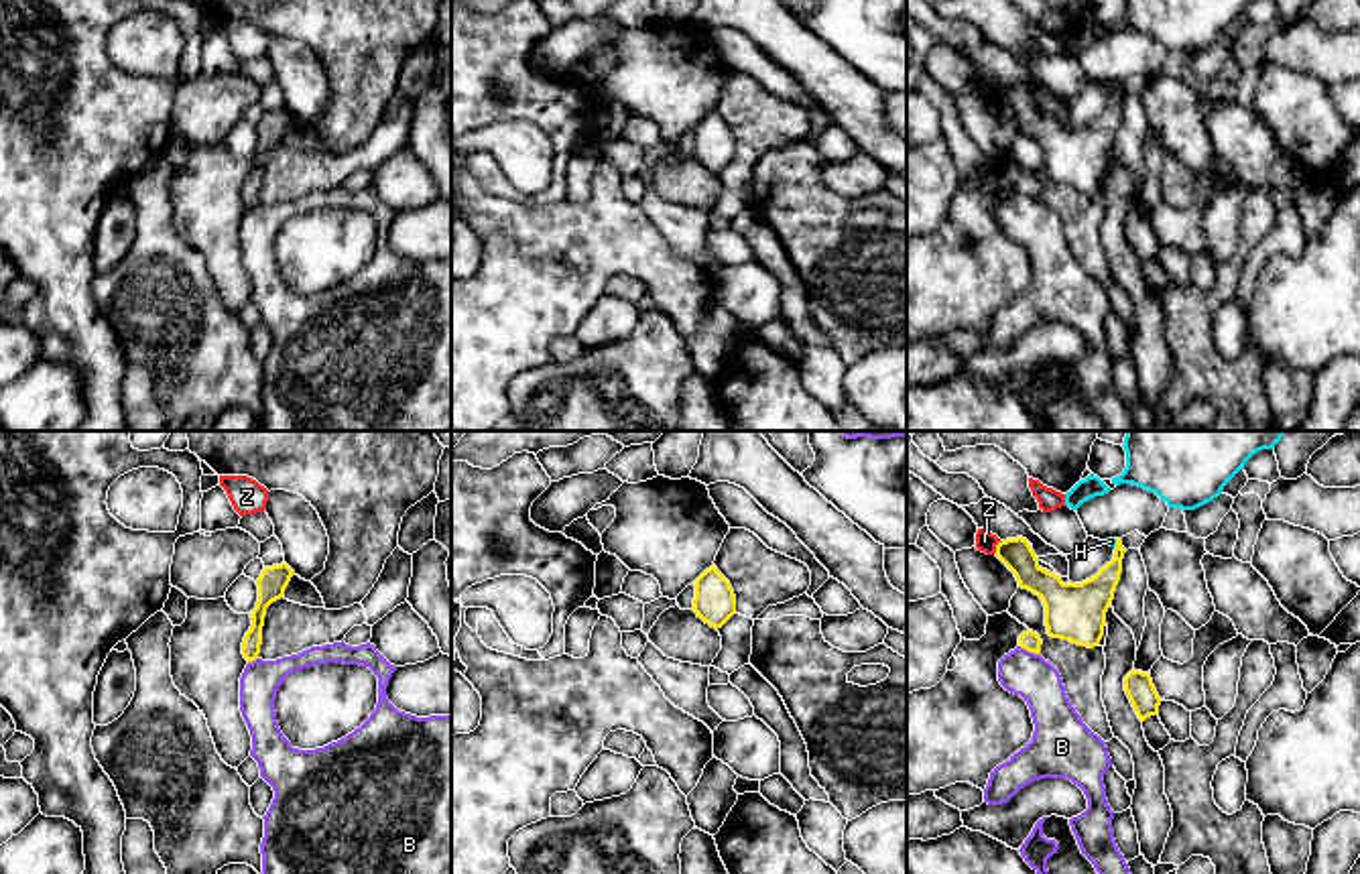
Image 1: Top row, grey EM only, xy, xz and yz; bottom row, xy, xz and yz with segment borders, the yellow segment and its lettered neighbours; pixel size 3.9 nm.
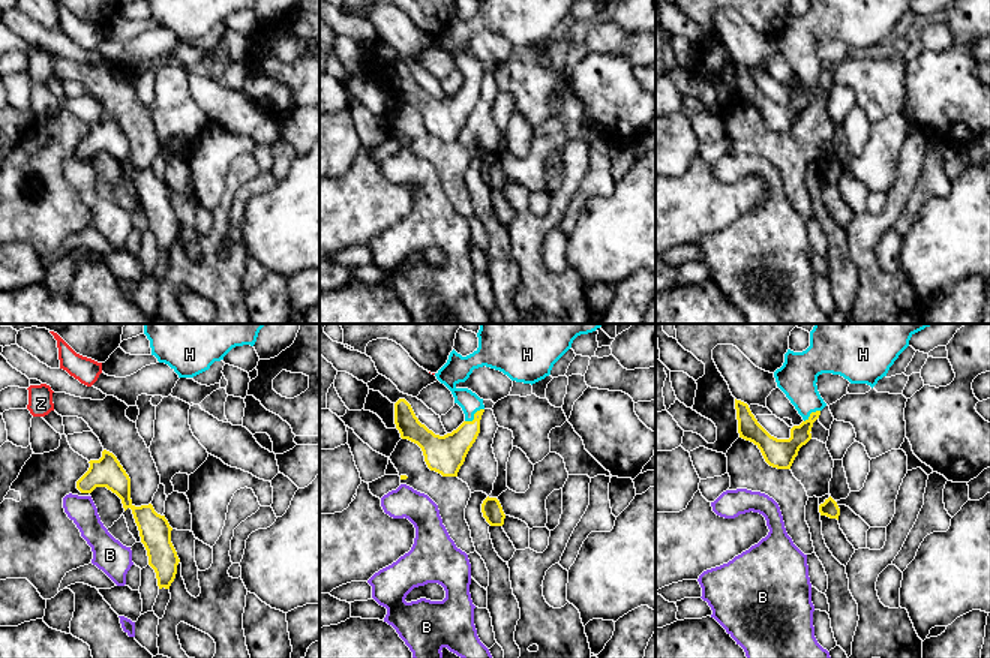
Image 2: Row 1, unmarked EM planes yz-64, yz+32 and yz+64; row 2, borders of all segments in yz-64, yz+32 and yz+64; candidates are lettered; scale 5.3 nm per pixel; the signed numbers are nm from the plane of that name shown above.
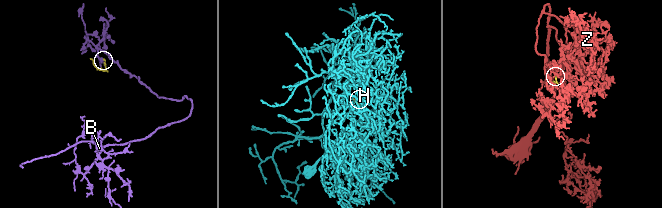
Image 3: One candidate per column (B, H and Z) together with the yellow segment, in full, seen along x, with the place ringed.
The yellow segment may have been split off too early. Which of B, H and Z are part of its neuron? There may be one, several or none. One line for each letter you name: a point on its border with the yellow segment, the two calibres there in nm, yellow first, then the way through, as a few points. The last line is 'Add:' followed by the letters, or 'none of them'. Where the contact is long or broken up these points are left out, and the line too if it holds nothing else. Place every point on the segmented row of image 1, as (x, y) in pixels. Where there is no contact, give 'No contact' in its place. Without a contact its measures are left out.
H: Touches yellow at yz (1117, 543). Thickness 160 nm (yellow) against 30 nm. Path across: yz (1090, 600), (1117, 564), (1117, 543), (1110, 541)
Add: H

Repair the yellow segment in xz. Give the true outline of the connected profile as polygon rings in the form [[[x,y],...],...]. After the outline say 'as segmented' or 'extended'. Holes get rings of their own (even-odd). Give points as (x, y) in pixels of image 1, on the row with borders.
[[[716,565],[695,579],[693,612],[712,628],[722,628],[736,614],[736,596]]]; as segmented

